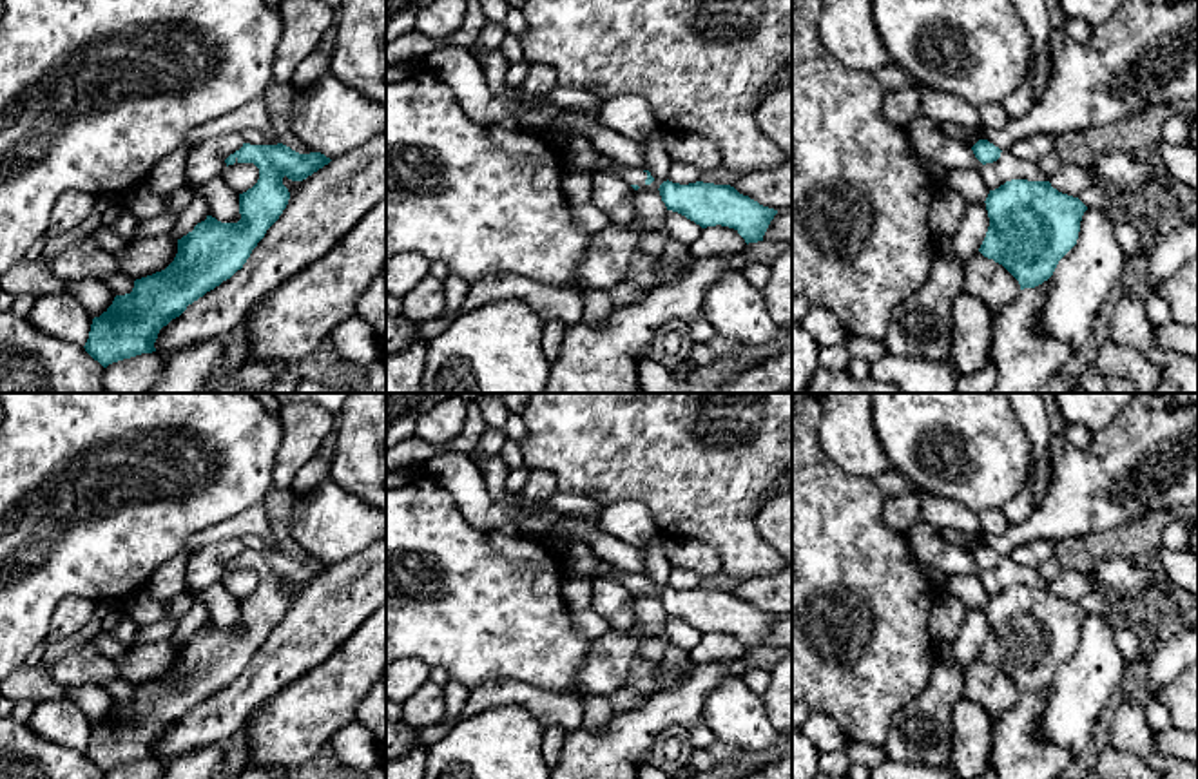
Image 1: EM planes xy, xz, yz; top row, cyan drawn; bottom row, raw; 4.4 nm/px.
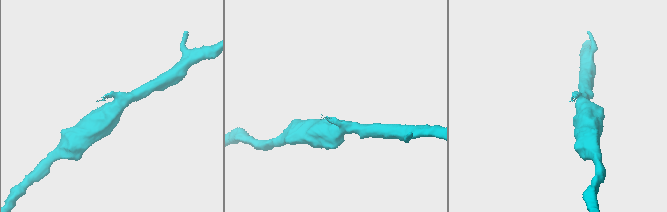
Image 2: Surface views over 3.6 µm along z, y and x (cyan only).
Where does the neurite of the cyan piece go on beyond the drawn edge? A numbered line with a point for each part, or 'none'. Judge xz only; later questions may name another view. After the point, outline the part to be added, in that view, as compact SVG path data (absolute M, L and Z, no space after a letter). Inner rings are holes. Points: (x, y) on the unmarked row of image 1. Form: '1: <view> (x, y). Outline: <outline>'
1: xz (633, 582). Outline: M600 560L600 563L596 567L596 576L602 576L602 574L616 576L629 591L643 592L645 585L647 585L647 578L631 574L631 572L622 572L618 569L614 569L613 565Z

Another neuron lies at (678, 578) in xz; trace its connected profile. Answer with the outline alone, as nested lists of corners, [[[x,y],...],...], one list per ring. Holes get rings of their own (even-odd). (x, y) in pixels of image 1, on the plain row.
[[[671,569],[667,585],[680,591],[696,589],[701,585],[701,576],[689,569]]]

